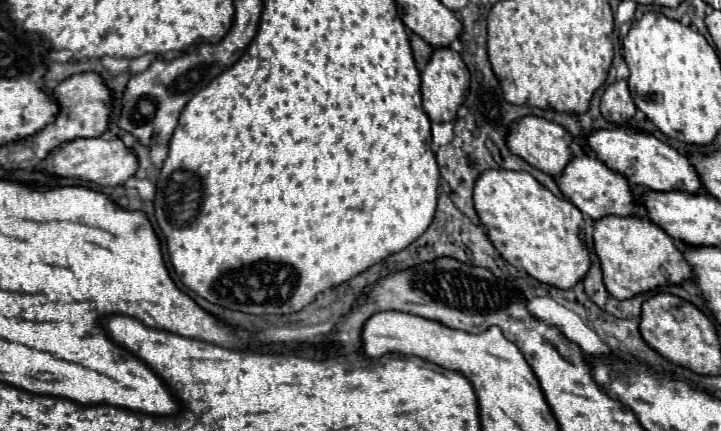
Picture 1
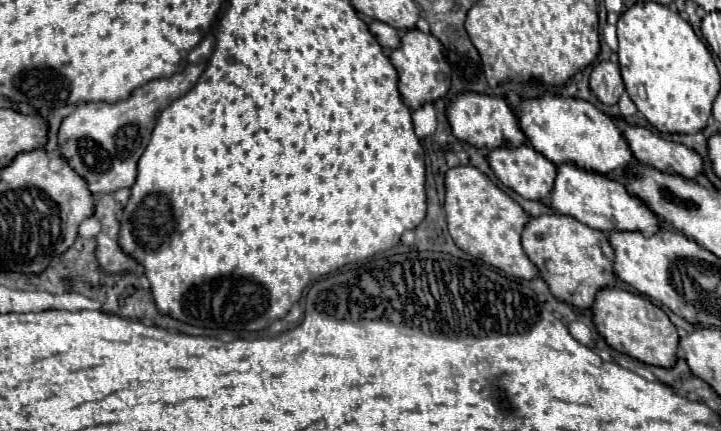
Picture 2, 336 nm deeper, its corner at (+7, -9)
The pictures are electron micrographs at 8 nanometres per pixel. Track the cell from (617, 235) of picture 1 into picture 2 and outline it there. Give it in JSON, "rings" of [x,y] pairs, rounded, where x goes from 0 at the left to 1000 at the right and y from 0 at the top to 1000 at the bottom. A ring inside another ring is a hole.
{"rings":[[[764,497],[736,506],[725,534],[723,566],[731,594],[750,626],[750,640],[756,645],[764,682],[778,701],[800,715],[820,715],[825,682],[834,668],[850,664],[853,654],[850,575],[845,566],[845,548],[834,534],[811,524],[792,501]]]}

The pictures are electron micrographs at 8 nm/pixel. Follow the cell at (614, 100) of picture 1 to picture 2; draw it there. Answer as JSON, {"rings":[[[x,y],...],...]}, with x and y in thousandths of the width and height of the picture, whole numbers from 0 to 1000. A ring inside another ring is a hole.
{"rings":[[[834,144],[834,148],[828,148],[822,158],[822,167],[820,167],[817,195],[820,195],[820,213],[836,241],[842,241],[842,246],[856,241],[859,227],[861,227],[861,218],[867,213],[859,153],[850,148],[850,144]]]}

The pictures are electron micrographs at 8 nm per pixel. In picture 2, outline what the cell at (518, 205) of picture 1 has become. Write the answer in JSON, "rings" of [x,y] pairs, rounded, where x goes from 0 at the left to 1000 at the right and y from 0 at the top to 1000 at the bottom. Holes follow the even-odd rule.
{"rings":[[[639,385],[617,404],[617,492],[623,543],[642,585],[725,650],[748,640],[748,622],[723,575],[725,529],[736,510],[734,497],[670,399],[656,385]]]}

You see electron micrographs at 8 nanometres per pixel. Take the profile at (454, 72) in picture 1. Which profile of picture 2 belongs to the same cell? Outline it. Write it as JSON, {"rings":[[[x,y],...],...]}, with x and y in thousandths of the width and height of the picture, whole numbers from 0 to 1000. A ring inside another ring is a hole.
{"rings":[[[567,70],[556,84],[556,111],[540,125],[545,153],[553,172],[553,213],[556,232],[570,251],[578,255],[592,237],[603,237],[623,213],[626,200],[626,158],[617,139],[614,107],[601,79],[587,79],[584,70]]]}

